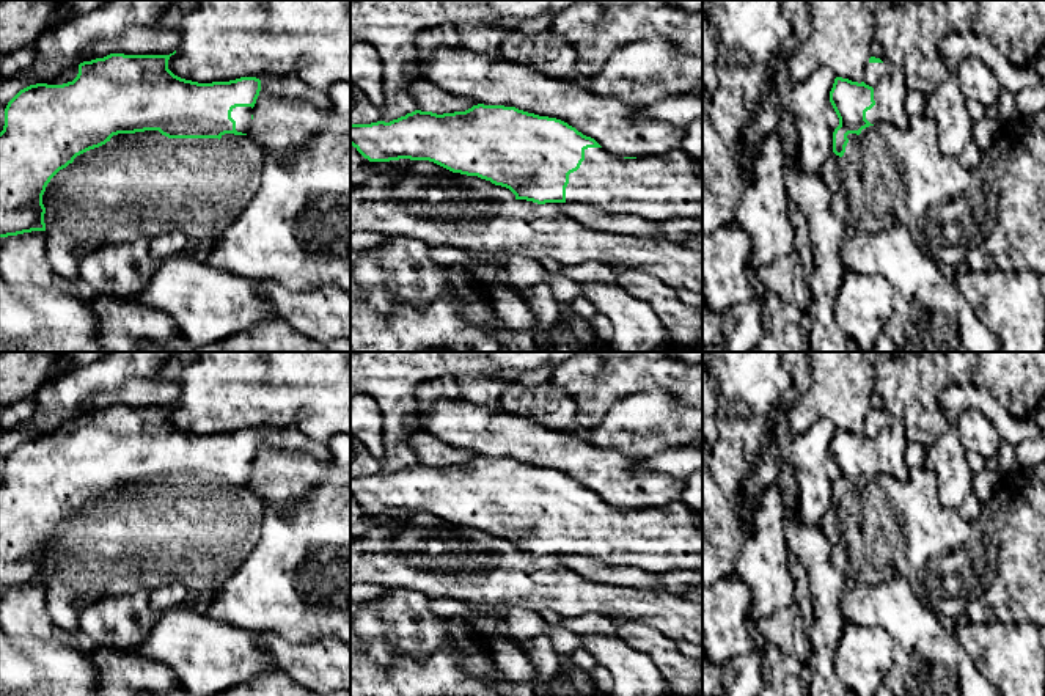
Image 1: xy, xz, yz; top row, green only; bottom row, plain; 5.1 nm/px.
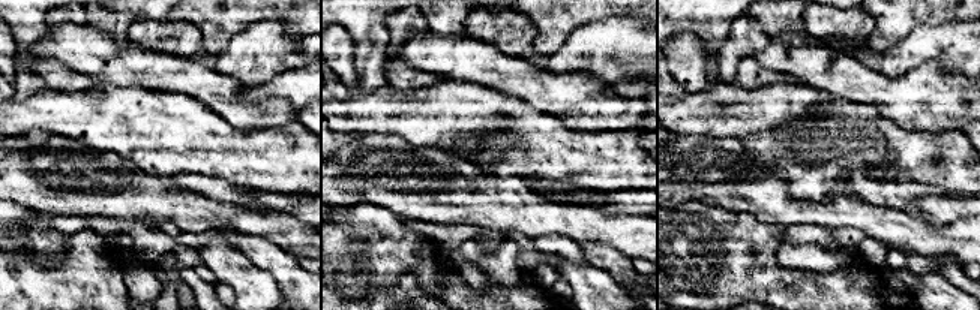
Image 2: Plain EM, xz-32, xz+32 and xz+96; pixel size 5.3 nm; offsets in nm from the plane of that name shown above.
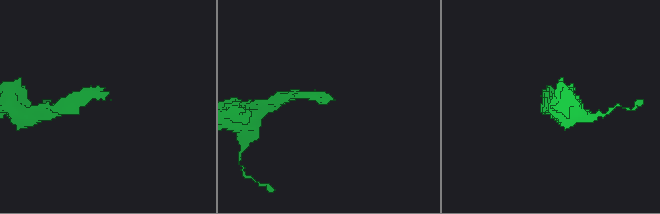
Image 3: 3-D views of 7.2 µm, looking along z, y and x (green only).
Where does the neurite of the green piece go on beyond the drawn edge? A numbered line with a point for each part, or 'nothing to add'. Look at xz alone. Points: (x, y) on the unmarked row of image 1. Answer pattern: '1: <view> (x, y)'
1: xz (656, 539)

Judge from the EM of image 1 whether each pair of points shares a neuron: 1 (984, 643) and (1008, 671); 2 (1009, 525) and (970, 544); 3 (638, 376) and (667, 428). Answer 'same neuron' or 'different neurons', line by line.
1: same neuron
2: different neurons
3: different neurons

